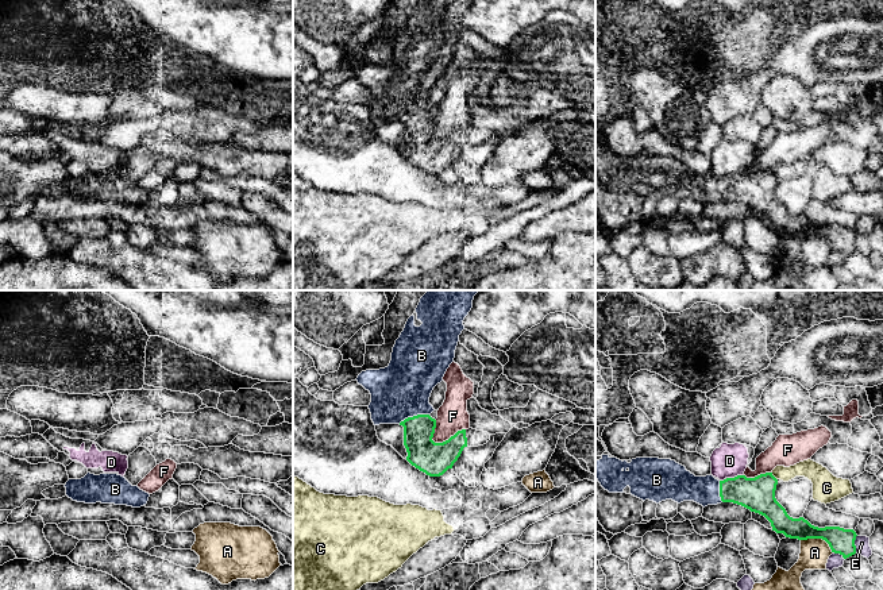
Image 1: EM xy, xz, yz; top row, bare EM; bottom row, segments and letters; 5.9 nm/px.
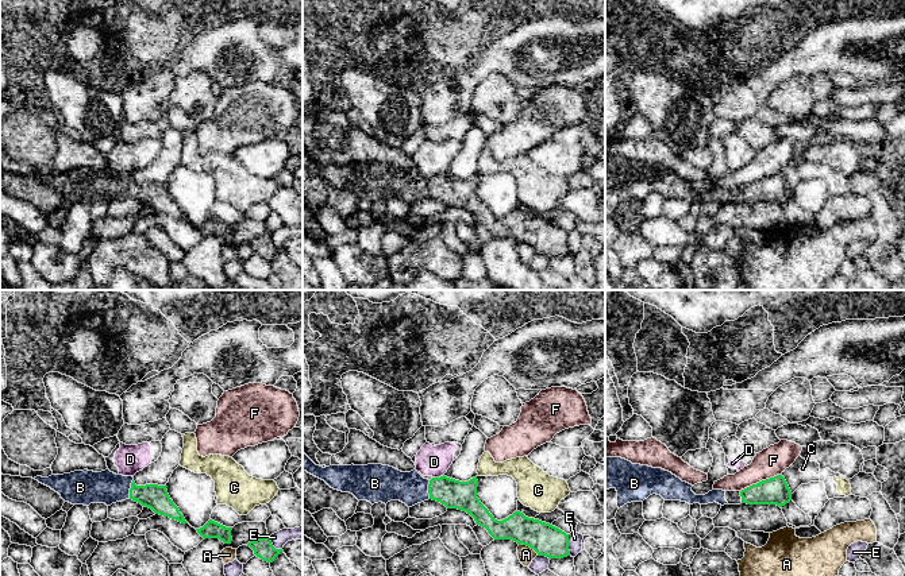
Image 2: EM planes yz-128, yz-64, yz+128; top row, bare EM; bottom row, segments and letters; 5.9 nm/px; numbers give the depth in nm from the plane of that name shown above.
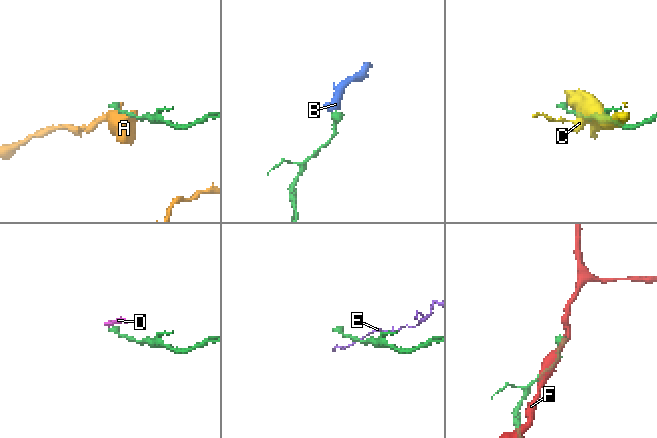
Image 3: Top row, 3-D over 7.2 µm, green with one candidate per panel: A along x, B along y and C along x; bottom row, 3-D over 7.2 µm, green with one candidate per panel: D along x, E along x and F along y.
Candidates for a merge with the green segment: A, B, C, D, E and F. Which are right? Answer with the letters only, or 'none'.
B

